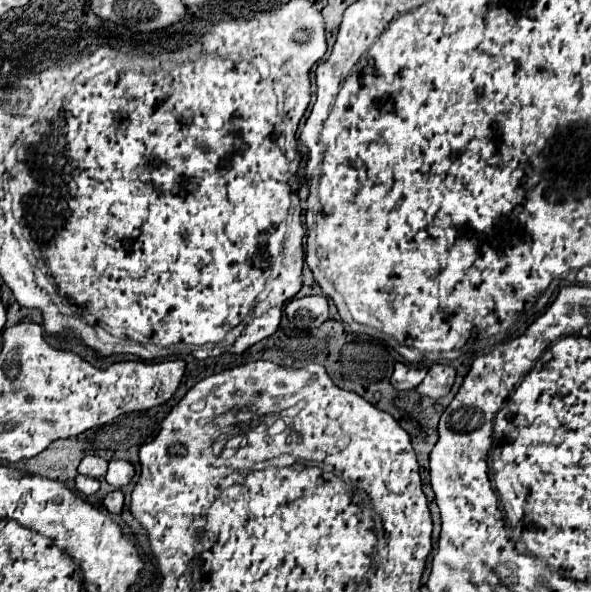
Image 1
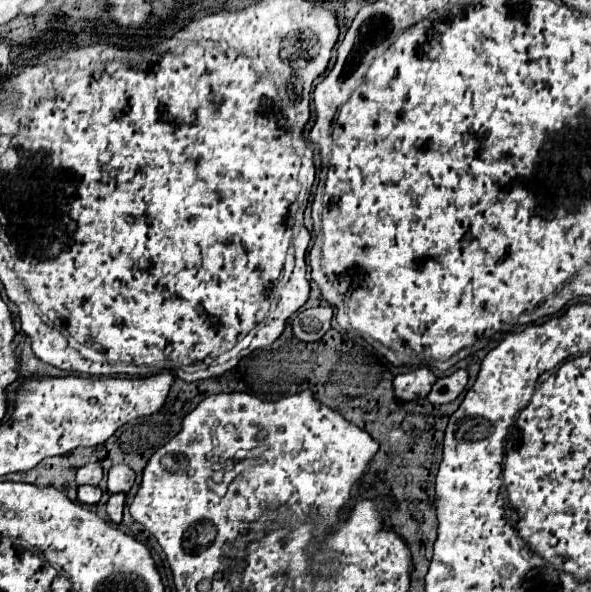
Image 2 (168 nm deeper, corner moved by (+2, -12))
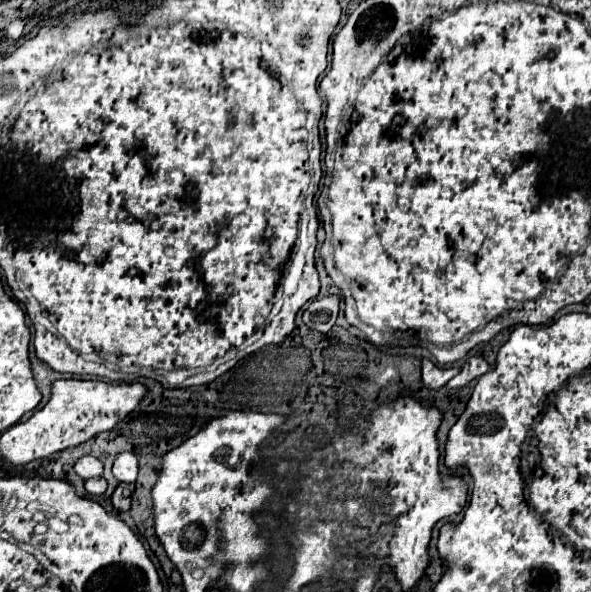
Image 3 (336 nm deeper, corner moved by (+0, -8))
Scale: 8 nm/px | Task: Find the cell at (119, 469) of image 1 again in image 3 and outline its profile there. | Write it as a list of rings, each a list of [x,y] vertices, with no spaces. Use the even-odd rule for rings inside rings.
[[[121,452],[115,458],[113,474],[119,482],[135,482],[137,478],[137,458],[133,452]]]

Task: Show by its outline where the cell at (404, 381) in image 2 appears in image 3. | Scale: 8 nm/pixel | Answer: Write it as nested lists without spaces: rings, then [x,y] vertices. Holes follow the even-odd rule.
[[[423,360],[423,384],[427,388],[441,388],[445,386],[455,374],[461,372],[459,366],[451,366],[451,368],[441,368],[429,360]]]

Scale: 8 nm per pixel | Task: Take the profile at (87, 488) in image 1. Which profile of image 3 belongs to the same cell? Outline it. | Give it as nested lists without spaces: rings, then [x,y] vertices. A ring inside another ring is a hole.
[[[103,476],[89,478],[89,480],[85,480],[85,488],[91,496],[101,496],[107,490],[107,480]]]

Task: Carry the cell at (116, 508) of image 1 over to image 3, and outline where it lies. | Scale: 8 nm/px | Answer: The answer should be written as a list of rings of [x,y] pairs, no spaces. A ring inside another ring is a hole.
[[[119,484],[113,492],[113,506],[117,510],[129,510],[131,506],[131,494],[133,494],[133,484]]]

